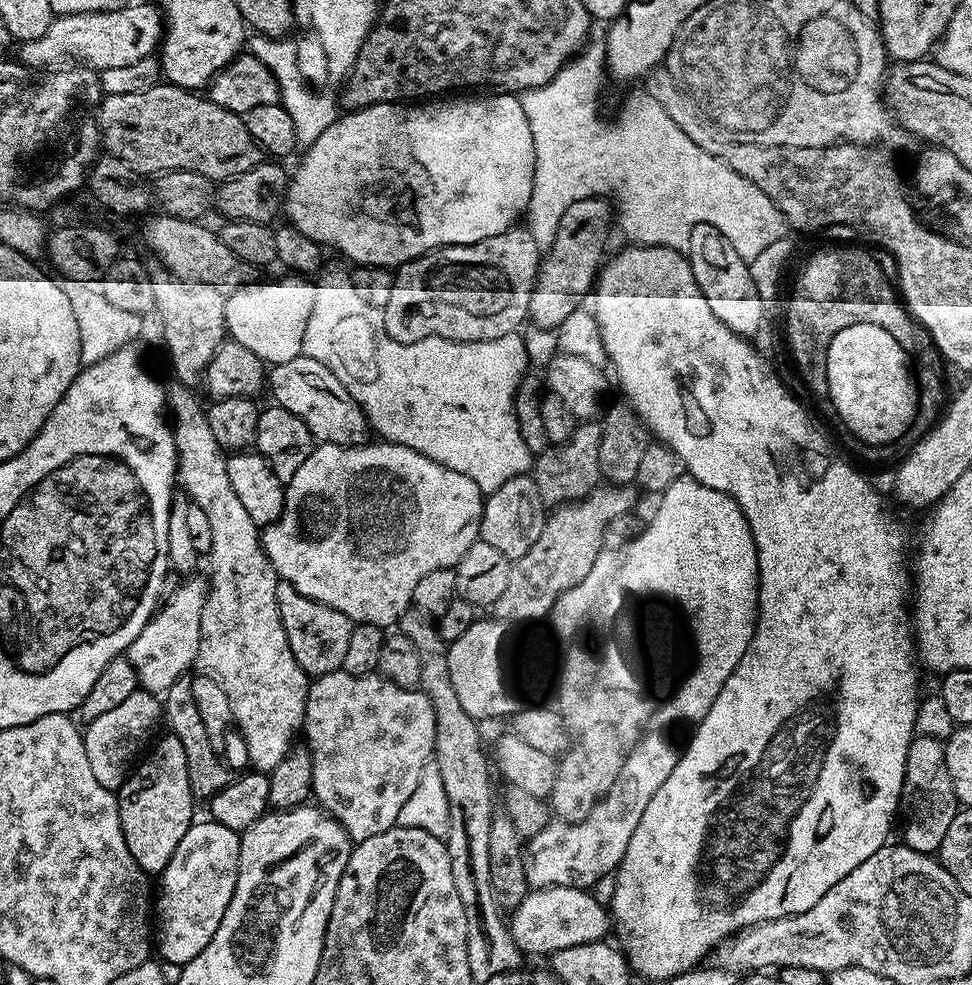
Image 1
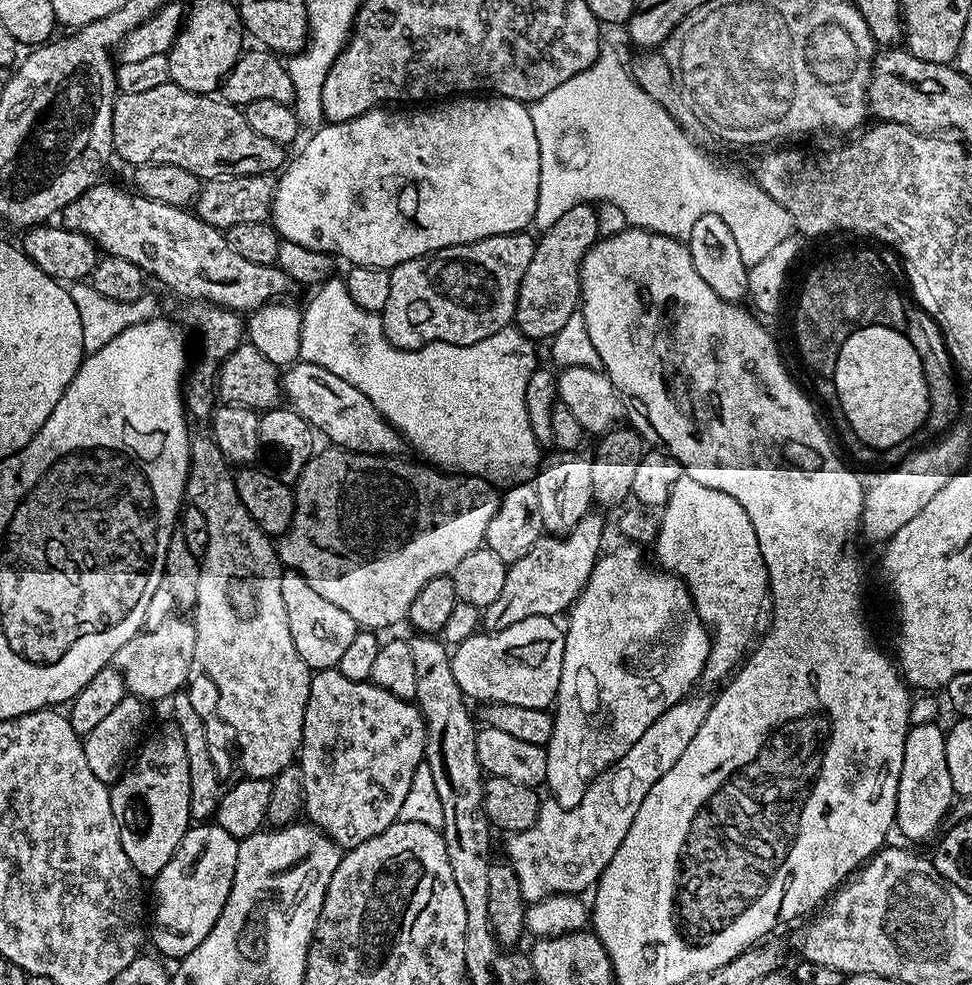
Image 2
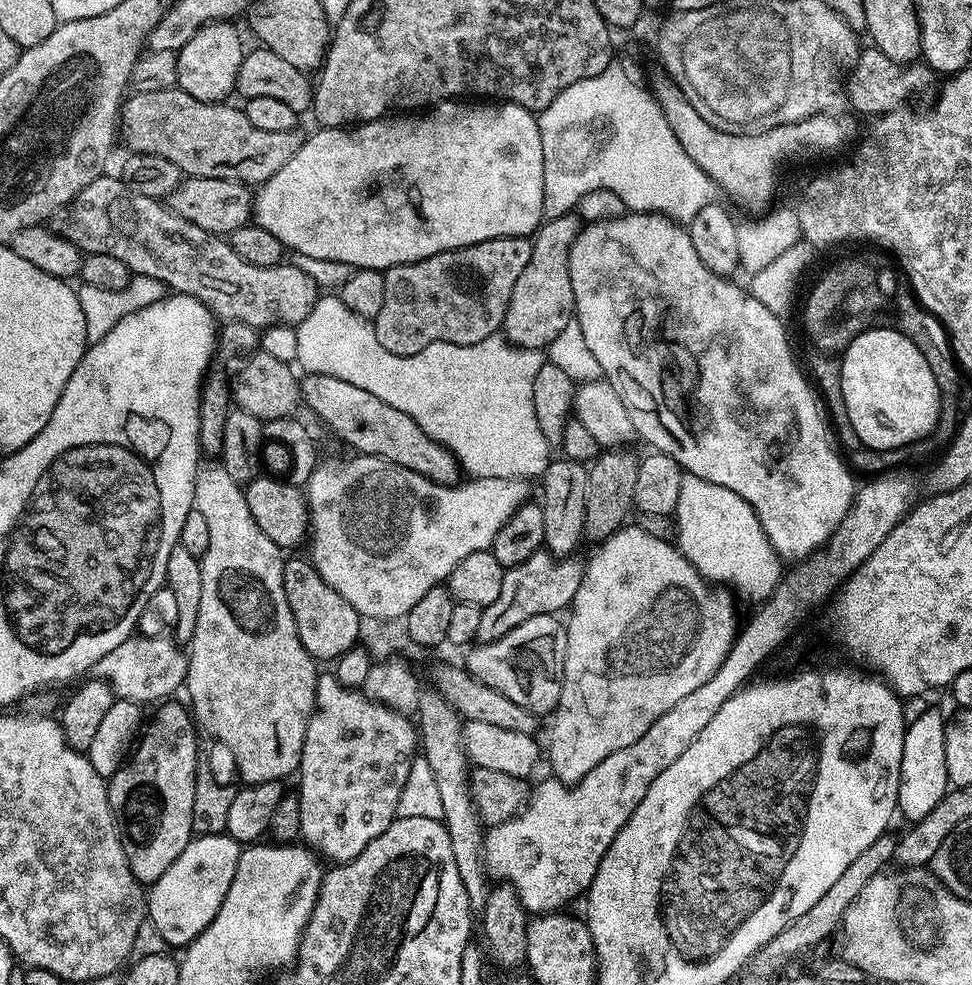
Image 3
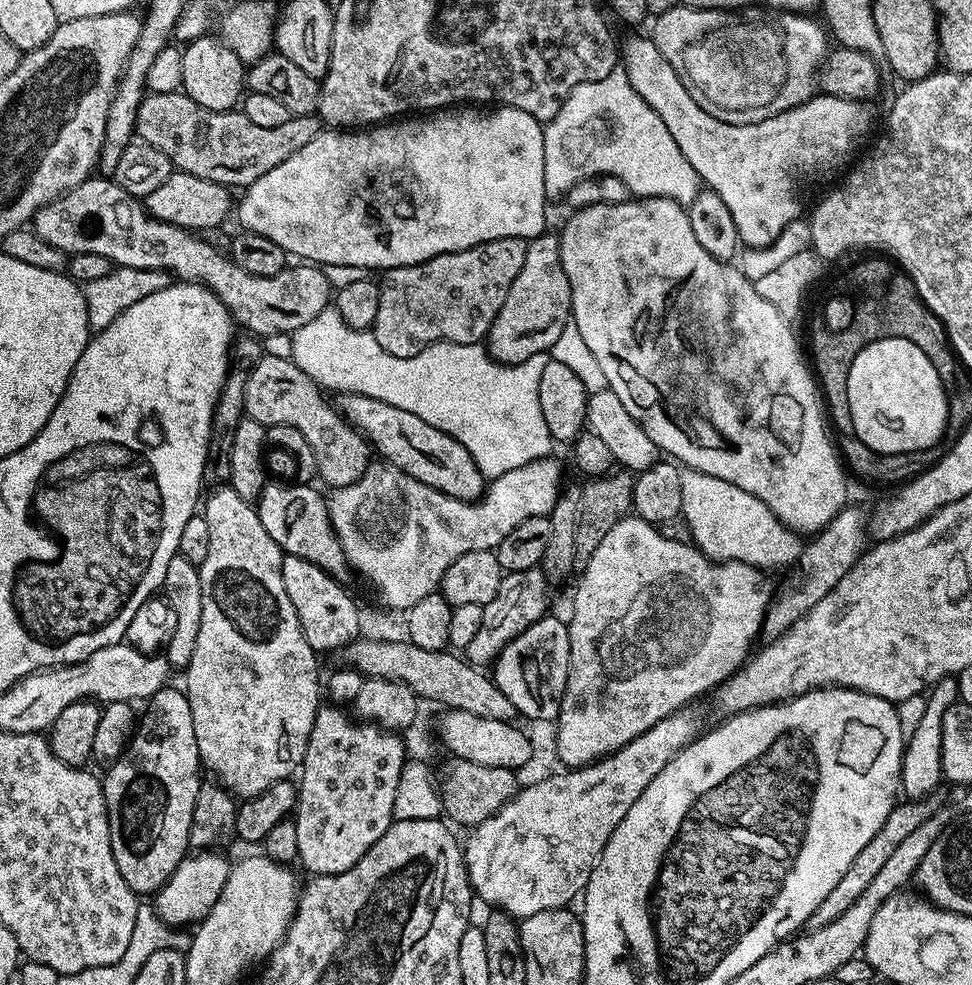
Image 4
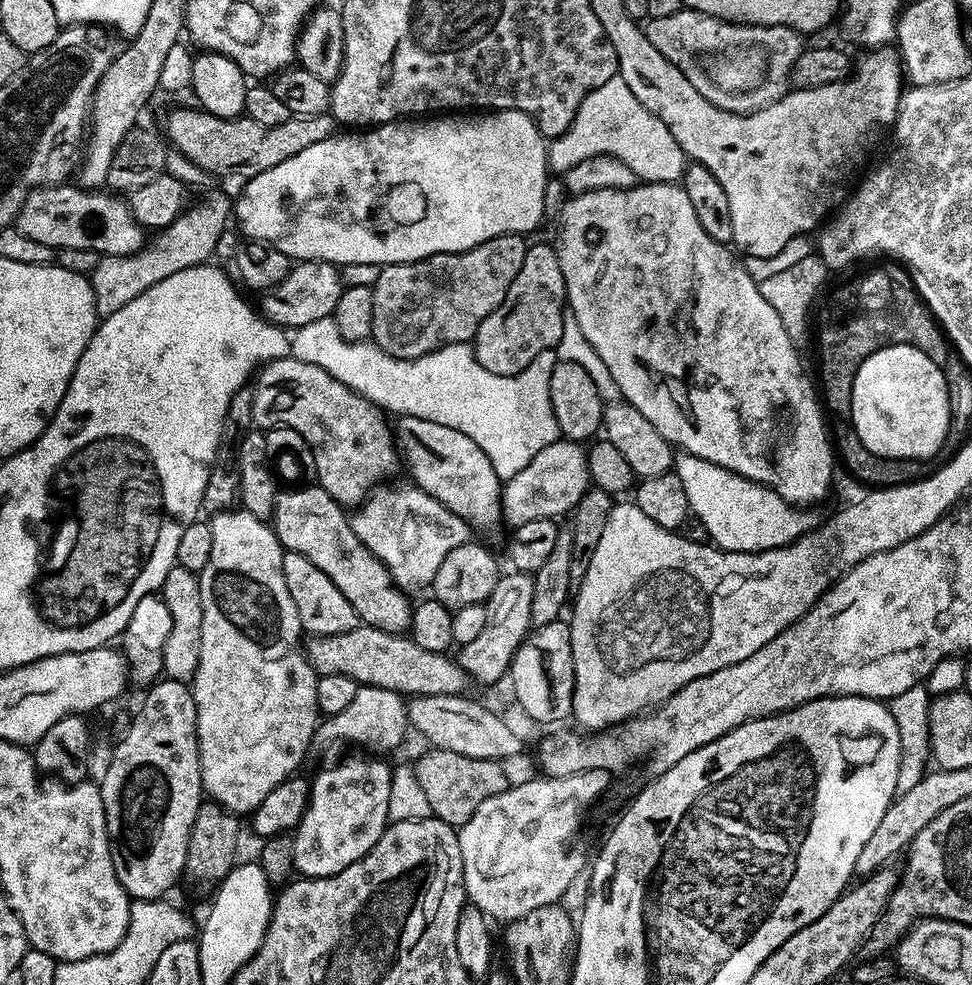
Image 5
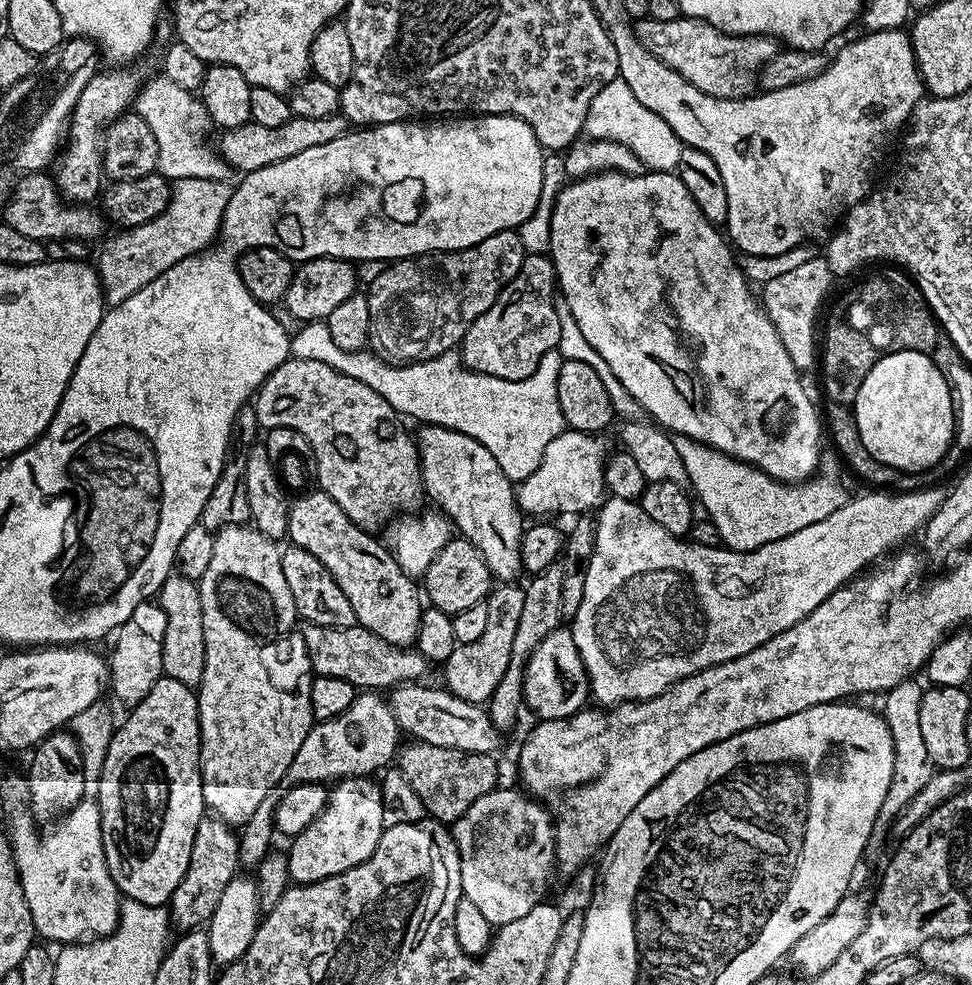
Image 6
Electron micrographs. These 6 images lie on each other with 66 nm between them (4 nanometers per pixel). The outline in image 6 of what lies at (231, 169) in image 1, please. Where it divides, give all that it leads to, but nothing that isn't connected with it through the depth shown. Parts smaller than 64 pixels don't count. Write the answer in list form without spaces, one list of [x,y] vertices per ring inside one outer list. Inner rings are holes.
[[[342,114],[327,116],[326,118],[302,118],[293,116],[290,122],[283,126],[258,126],[251,122],[221,131],[218,151],[223,160],[228,163],[229,169],[247,174],[254,170],[262,170],[262,166],[274,166],[274,162],[286,162],[286,158],[294,158],[294,154],[302,154],[302,150],[310,150],[314,146],[322,146],[325,142],[334,142],[334,138],[342,138],[350,130],[347,118]]]

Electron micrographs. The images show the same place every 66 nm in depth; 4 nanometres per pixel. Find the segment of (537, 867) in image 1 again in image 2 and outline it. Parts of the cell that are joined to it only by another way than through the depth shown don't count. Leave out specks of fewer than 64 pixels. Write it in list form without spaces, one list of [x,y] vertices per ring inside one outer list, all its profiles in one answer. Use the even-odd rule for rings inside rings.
[[[696,695],[686,696],[656,719],[654,726],[630,746],[628,753],[618,758],[618,762],[608,767],[586,794],[582,794],[578,806],[563,808],[557,800],[545,799],[534,826],[507,837],[506,859],[514,866],[514,874],[518,874],[525,901],[567,892],[584,894],[600,879],[606,866],[610,866],[610,858],[614,858],[618,846],[622,846],[622,838],[626,838],[626,830],[630,830],[630,822],[634,822],[634,816],[654,782],[682,758],[686,746],[690,746],[690,738],[694,738],[702,722],[706,722],[713,697]]]

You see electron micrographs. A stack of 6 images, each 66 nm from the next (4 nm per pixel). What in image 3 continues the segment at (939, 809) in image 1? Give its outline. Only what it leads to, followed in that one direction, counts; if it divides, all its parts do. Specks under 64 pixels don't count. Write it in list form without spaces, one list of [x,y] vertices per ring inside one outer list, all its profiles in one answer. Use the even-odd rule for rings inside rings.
[[[930,706],[922,716],[905,727],[902,764],[899,767],[899,798],[897,809],[908,819],[916,823],[930,814],[934,806],[949,791],[948,775],[946,774],[945,726],[947,719],[944,714]]]

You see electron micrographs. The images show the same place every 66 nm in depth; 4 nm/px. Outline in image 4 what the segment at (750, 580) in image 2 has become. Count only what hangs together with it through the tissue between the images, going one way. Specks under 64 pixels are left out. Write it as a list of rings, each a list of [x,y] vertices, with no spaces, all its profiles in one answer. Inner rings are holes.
[[[684,468],[682,478],[682,515],[689,524],[691,543],[712,560],[733,560],[761,570],[795,565],[800,559],[802,540],[754,494],[746,494],[722,478],[714,478],[693,468]]]

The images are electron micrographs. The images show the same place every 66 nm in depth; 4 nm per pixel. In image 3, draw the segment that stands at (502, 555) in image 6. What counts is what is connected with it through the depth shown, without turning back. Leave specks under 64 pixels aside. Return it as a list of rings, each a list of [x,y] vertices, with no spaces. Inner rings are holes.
[[[308,374],[300,380],[300,394],[303,407],[309,408],[334,435],[345,440],[352,447],[353,453],[362,456],[382,458],[386,462],[394,462],[398,466],[406,466],[406,470],[414,470],[414,474],[422,474],[439,484],[458,484],[462,480],[462,469],[452,456],[452,451],[430,438],[408,414],[394,410],[394,406],[386,406],[382,398],[374,398],[374,394],[362,390],[358,386],[350,386],[350,382],[342,382],[342,378],[330,378],[326,374]]]

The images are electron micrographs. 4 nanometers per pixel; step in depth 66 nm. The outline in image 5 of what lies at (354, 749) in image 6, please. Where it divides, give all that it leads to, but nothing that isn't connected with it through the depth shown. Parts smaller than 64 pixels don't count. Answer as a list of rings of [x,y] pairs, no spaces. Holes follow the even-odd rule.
[[[361,686],[346,710],[319,721],[314,740],[317,745],[357,744],[360,747],[357,749],[367,750],[372,754],[388,754],[384,752],[394,751],[403,742],[407,732],[410,732],[410,725],[405,697],[394,690]]]

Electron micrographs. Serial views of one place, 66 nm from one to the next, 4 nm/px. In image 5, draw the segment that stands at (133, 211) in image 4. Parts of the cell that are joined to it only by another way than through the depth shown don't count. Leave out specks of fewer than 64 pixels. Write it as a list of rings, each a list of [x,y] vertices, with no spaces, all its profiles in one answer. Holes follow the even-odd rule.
[[[72,182],[34,188],[28,193],[14,226],[26,238],[59,250],[94,250],[101,256],[132,256],[146,243],[146,230],[128,209],[127,199],[108,190],[89,190]],[[302,260],[292,269],[286,279],[277,288],[270,288],[263,293],[259,311],[264,319],[280,325],[285,330],[295,330],[302,326],[310,326],[310,322],[318,322],[318,318],[332,315],[334,306],[338,306],[338,298],[342,291],[340,284],[341,269],[327,260]]]

